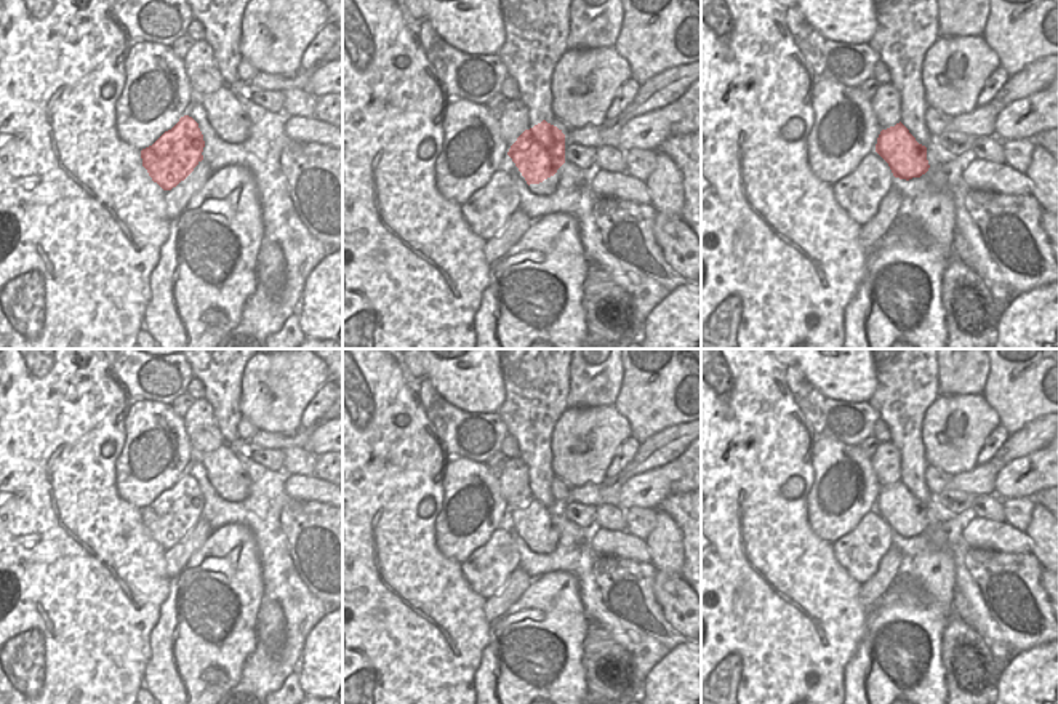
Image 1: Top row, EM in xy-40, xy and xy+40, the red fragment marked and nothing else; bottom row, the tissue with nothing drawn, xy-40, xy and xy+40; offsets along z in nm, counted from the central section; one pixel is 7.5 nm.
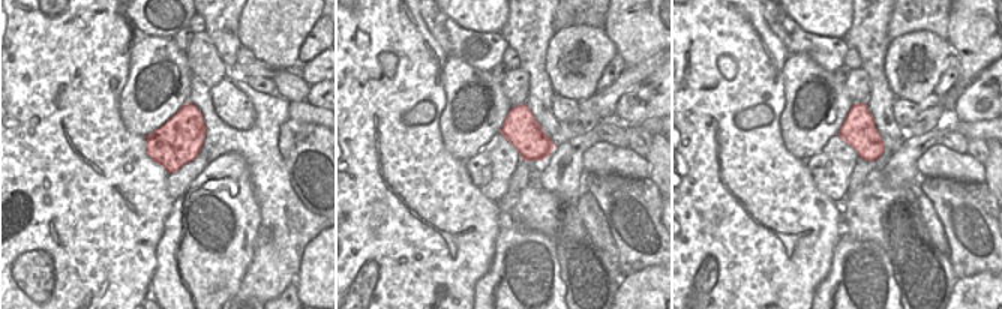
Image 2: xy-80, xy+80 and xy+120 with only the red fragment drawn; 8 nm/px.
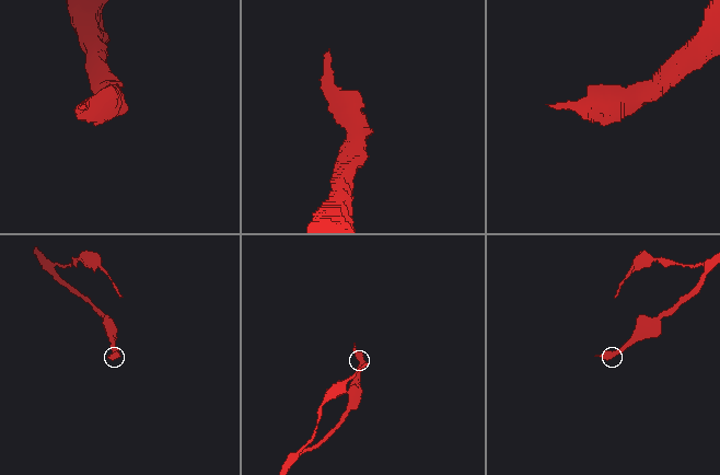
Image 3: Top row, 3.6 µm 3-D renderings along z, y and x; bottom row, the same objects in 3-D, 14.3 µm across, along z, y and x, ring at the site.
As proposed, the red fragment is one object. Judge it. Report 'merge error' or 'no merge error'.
merge error

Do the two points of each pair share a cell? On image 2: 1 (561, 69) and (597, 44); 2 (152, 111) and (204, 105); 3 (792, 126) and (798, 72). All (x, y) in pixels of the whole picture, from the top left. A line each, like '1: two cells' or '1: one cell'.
1: one cell
2: two cells
3: one cell

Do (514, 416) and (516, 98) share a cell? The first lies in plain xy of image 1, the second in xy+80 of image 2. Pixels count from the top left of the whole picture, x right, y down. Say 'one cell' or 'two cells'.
two cells

